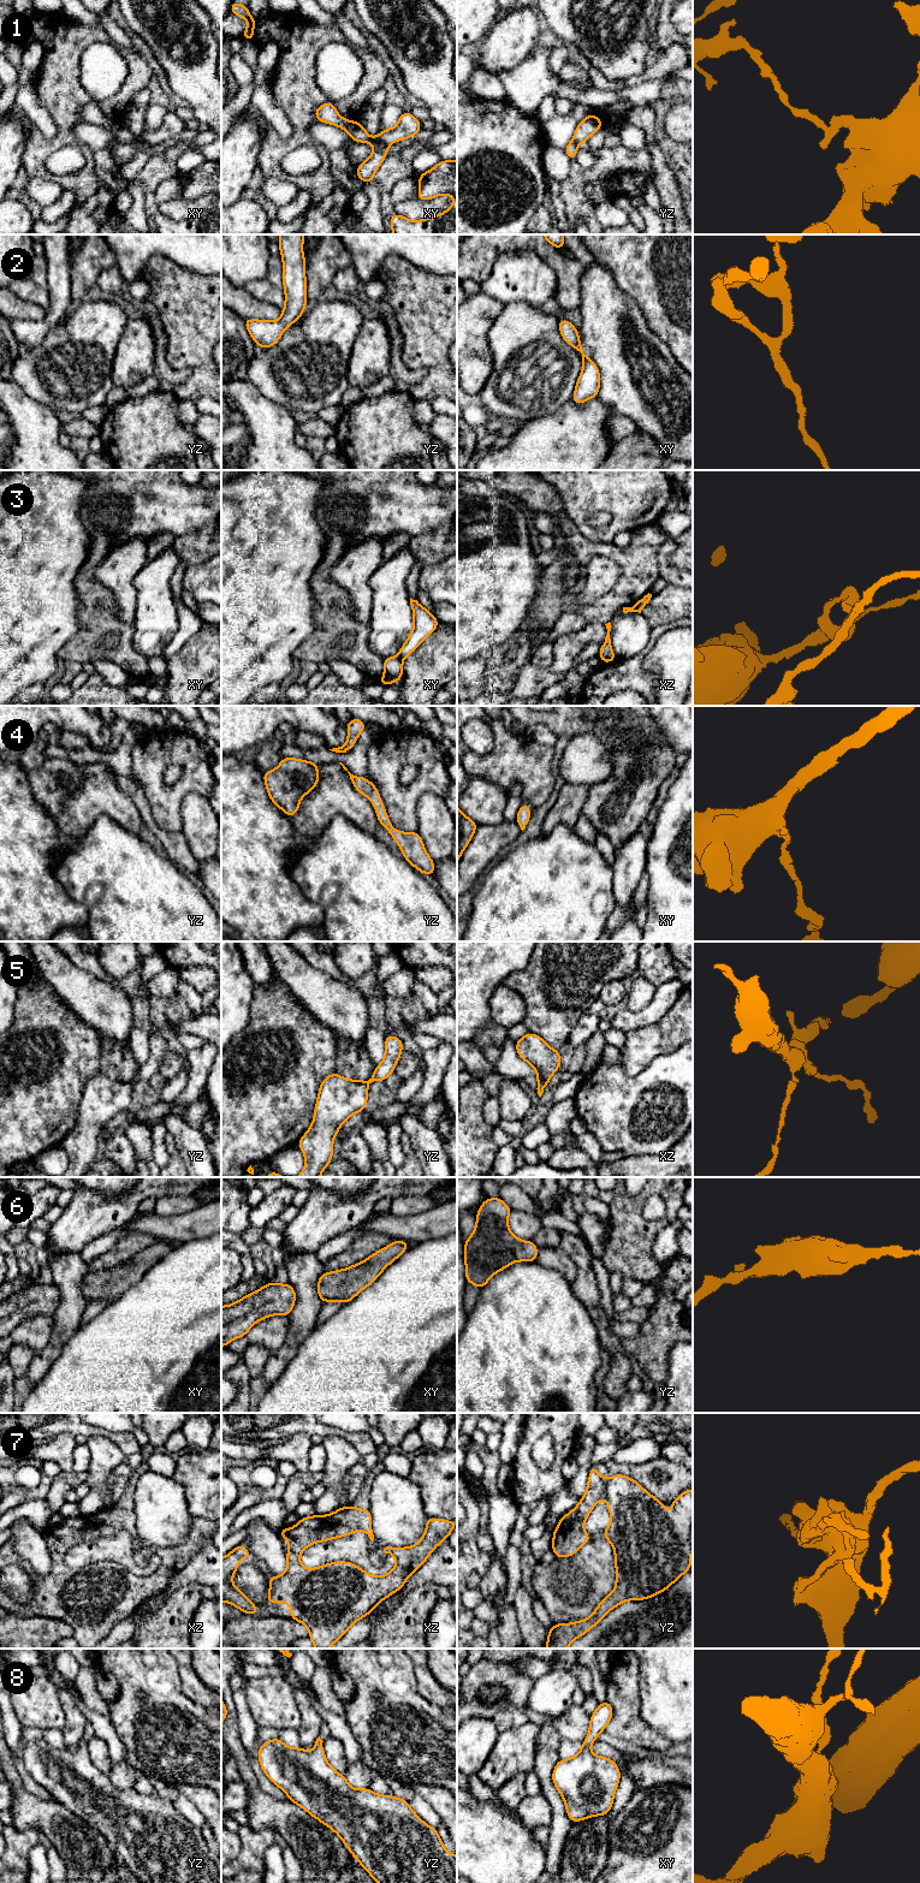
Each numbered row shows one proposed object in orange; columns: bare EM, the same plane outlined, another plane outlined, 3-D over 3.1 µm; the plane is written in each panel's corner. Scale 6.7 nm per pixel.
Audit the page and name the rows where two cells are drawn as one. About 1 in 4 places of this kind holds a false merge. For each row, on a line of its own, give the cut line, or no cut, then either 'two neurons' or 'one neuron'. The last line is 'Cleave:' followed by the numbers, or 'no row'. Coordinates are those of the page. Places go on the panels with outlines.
1: cut xy (375, 137), (384, 142), (391, 142); two neurons
2: cut none; one neuron
3: cut xy (398, 655), (402, 660); two neurons
4: cut none; one neuron
5: cut none; one neuron
6: cut none; one neuron
7: cut none; one neuron
8: cut none; one neuron
Cleave: 1, 3

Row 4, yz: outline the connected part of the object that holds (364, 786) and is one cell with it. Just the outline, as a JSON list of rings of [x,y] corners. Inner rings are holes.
[[[342,762],[339,764],[349,773],[356,790],[372,801],[373,807],[376,810],[378,821],[394,838],[404,859],[421,873],[433,877],[435,869],[434,861],[427,854],[420,833],[405,833],[399,830],[394,830],[380,798],[379,790],[374,784],[363,777],[351,774]]]

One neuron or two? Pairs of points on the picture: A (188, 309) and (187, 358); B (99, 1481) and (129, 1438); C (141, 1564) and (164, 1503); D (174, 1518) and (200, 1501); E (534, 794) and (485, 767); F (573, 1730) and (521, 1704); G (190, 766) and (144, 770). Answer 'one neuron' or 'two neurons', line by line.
A: one neuron
B: two neurons
C: two neurons
D: two neurons
E: one neuron
F: one neuron
G: one neuron

